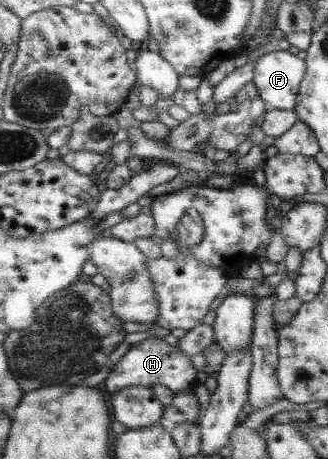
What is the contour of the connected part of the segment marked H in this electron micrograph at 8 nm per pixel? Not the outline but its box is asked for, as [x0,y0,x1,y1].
[104,337,198,394]

